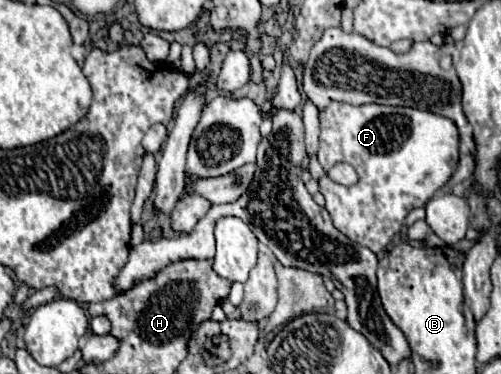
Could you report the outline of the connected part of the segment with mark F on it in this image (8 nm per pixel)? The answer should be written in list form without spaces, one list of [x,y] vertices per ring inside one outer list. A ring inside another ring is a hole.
[[[333,101],[319,111],[319,121],[319,163],[325,171],[319,179],[319,191],[325,197],[325,209],[345,237],[373,253],[391,243],[405,215],[415,207],[423,207],[453,177],[459,165],[457,125],[431,111],[375,103],[355,107]],[[335,163],[353,165],[359,181],[351,187],[333,183],[327,171]]]

